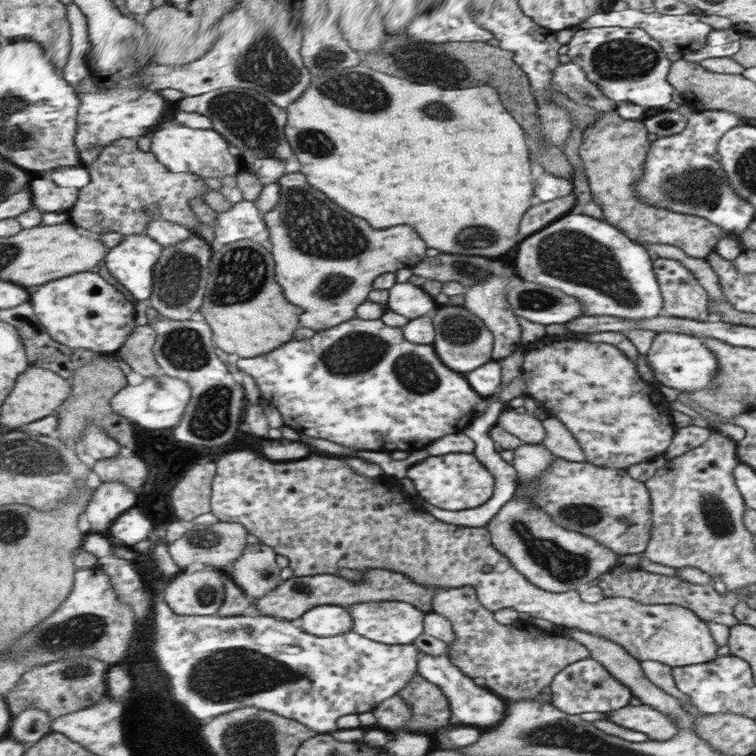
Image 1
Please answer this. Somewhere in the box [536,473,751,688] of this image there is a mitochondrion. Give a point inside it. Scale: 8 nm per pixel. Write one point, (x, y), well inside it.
(717, 514)

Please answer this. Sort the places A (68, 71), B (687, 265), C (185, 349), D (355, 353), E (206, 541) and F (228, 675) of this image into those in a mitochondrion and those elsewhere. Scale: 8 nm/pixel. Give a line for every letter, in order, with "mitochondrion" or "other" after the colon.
A: other
B: other
C: mitochondrion
D: mitochondrion
E: mitochondrion
F: mitochondrion

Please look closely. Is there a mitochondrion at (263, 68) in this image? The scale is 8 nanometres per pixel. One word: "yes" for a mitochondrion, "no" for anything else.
yes

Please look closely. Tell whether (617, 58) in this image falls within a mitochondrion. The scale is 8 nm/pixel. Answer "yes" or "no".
yes

